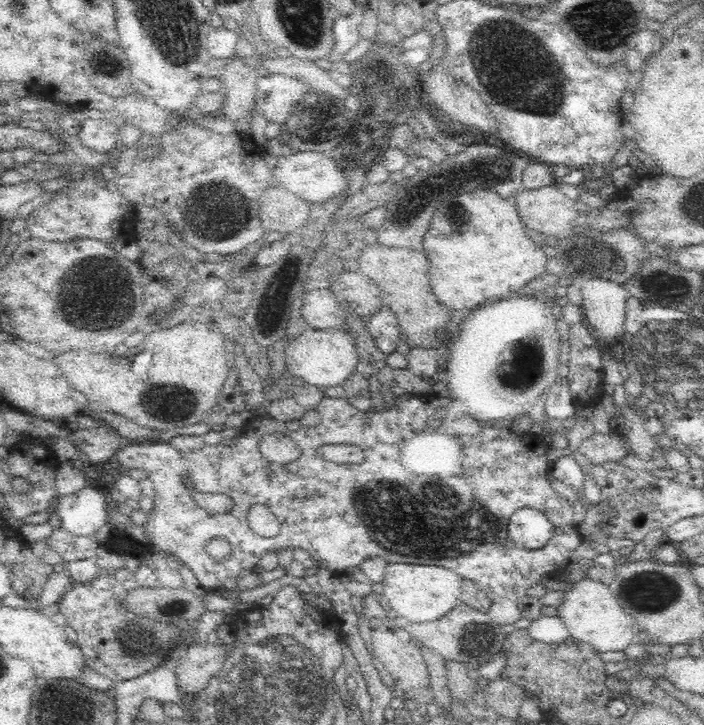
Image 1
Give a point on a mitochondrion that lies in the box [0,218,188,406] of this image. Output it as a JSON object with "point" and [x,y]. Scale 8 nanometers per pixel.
{"point":[79,303]}

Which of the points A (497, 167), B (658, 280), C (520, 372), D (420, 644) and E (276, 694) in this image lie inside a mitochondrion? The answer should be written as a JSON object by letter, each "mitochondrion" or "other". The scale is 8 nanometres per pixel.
{"A":"mitochondrion","B":"mitochondrion","C":"mitochondrion","D":"other","E":"mitochondrion"}

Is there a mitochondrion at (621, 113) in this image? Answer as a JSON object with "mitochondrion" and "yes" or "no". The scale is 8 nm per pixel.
{"mitochondrion":"no"}

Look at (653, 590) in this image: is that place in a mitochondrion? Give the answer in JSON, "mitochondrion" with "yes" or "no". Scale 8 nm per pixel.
{"mitochondrion":"yes"}

